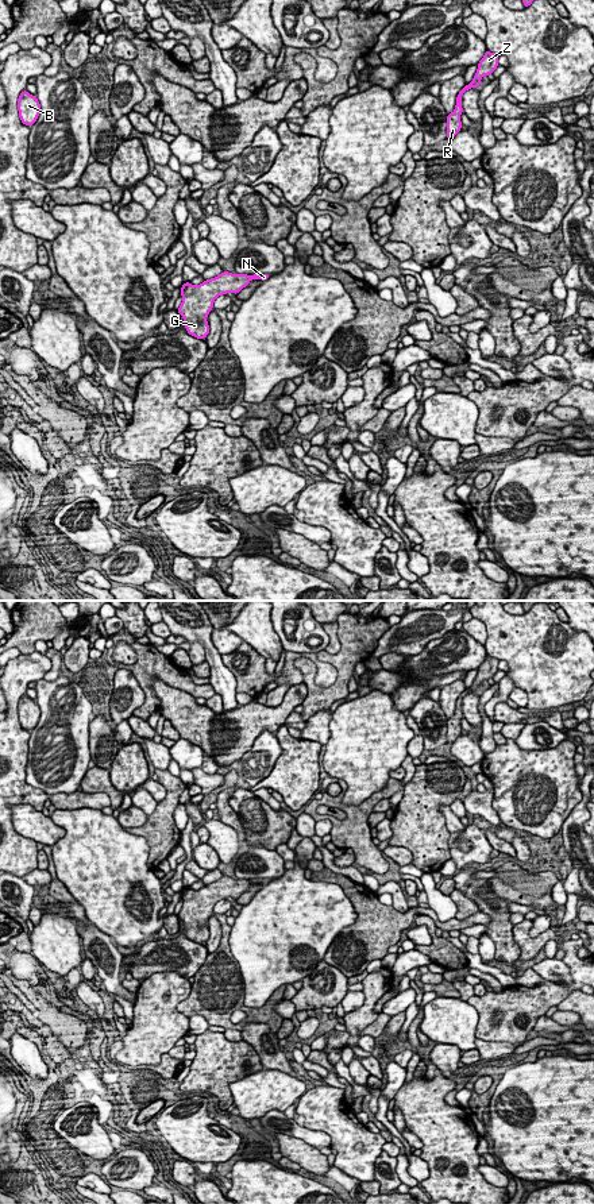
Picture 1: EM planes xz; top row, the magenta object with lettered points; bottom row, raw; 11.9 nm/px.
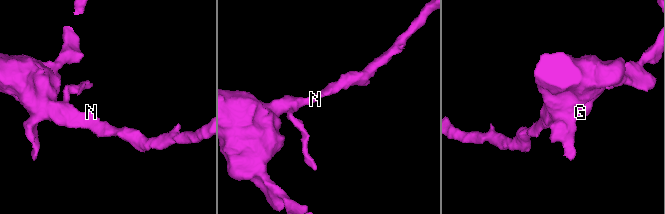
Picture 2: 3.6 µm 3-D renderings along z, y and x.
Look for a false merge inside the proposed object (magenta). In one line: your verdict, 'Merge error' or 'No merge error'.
No merge error

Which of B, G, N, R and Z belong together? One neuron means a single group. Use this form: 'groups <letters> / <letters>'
groups B G N R Z

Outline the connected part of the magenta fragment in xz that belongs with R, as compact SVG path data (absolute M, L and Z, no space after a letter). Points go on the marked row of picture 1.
M486 50L483 58L478 62L478 69L477 73L474 74L472 81L464 88L462 88L462 90L458 93L455 109L452 113L447 115L447 139L452 139L462 130L460 115L463 113L462 108L463 93L471 88L479 86L483 76L494 73L494 70L498 66L498 57L500 57L498 54Z

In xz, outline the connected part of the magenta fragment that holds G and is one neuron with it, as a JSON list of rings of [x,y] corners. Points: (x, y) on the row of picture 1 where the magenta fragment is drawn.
[[[223,271],[217,277],[207,279],[197,286],[185,282],[181,286],[182,302],[177,312],[184,319],[186,332],[202,340],[209,333],[207,317],[219,296],[230,292],[238,294],[251,279],[266,281],[267,278],[270,278],[270,274],[247,275]]]

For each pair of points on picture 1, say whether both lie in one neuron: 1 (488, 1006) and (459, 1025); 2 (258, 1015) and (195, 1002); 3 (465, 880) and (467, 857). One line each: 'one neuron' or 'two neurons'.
1: two neurons
2: one neuron
3: two neurons

